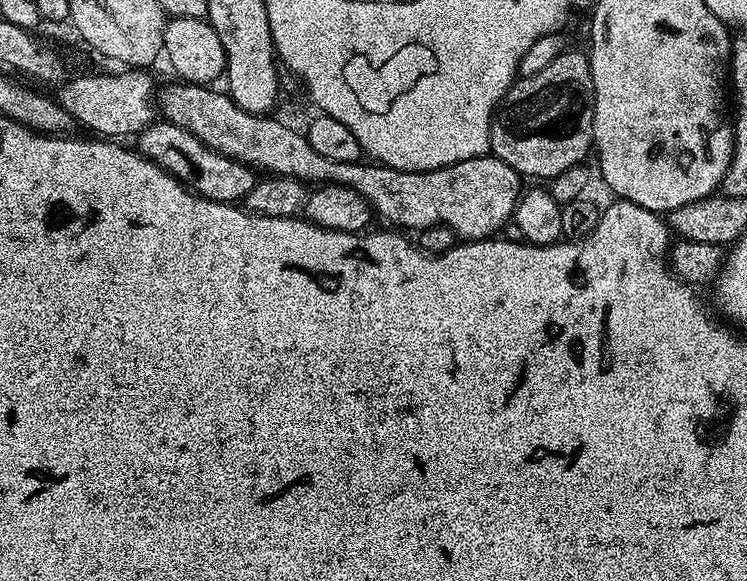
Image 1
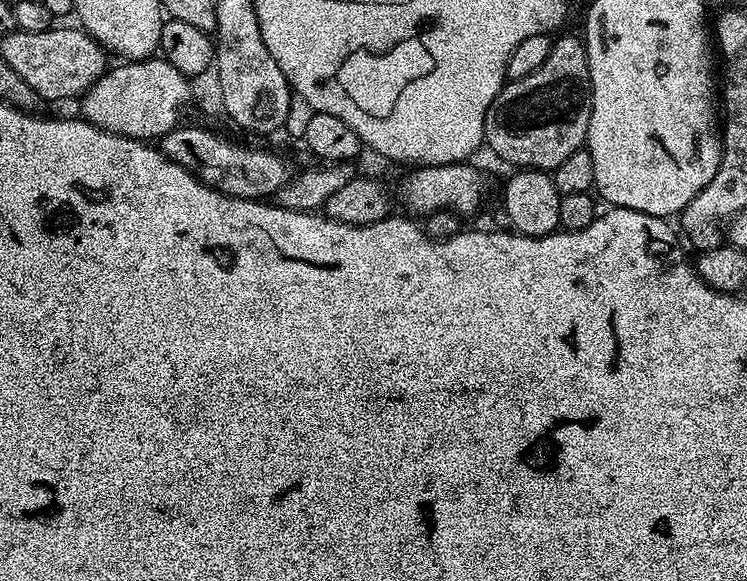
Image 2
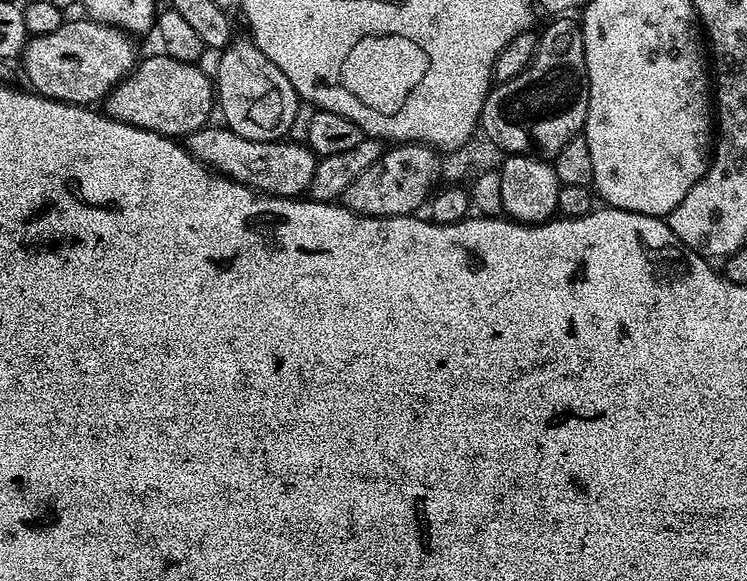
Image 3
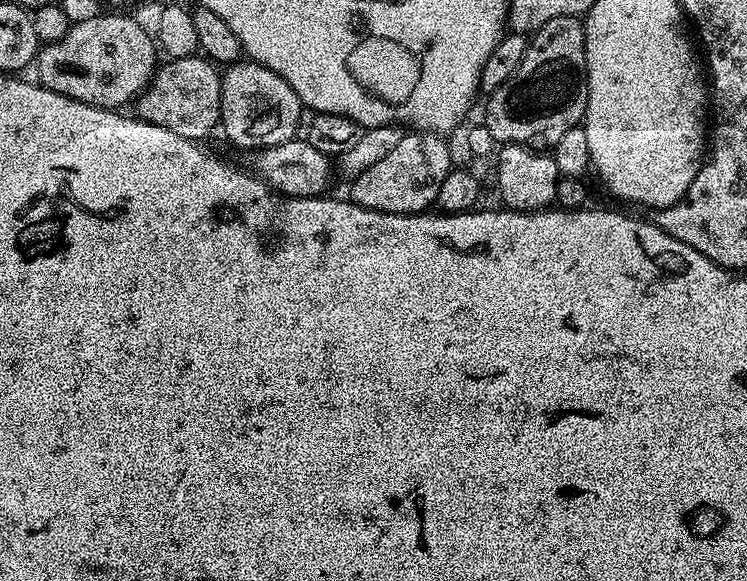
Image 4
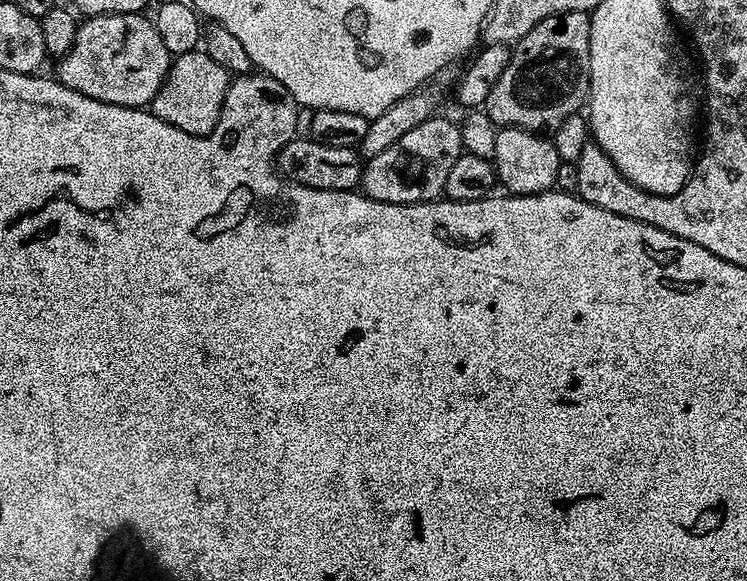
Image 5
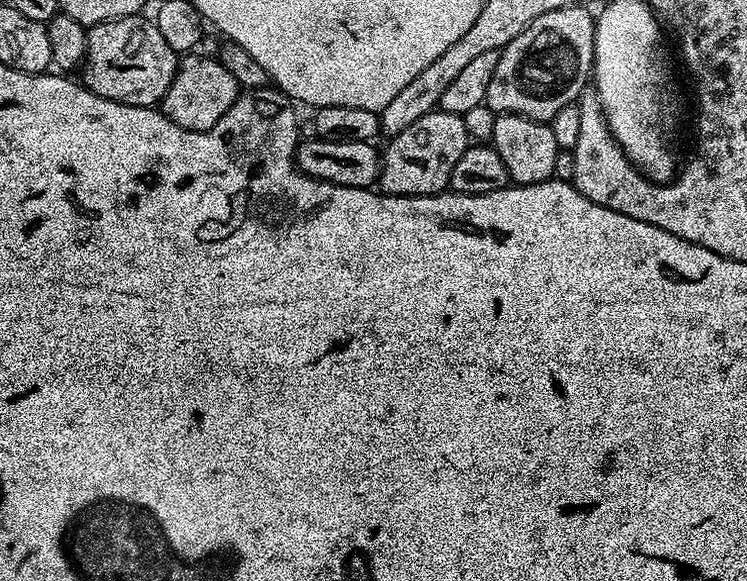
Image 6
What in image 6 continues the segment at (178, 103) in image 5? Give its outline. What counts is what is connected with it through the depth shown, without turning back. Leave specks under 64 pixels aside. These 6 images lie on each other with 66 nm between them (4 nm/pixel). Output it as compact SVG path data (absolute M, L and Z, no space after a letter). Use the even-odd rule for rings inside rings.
M185 55L177 63L174 82L170 82L170 90L166 90L158 108L166 118L170 118L170 122L186 130L205 132L219 122L230 106L234 106L234 102L242 95L242 89L234 74L230 74L230 70L226 70L219 59L212 57L211 60L208 56L196 55Z

